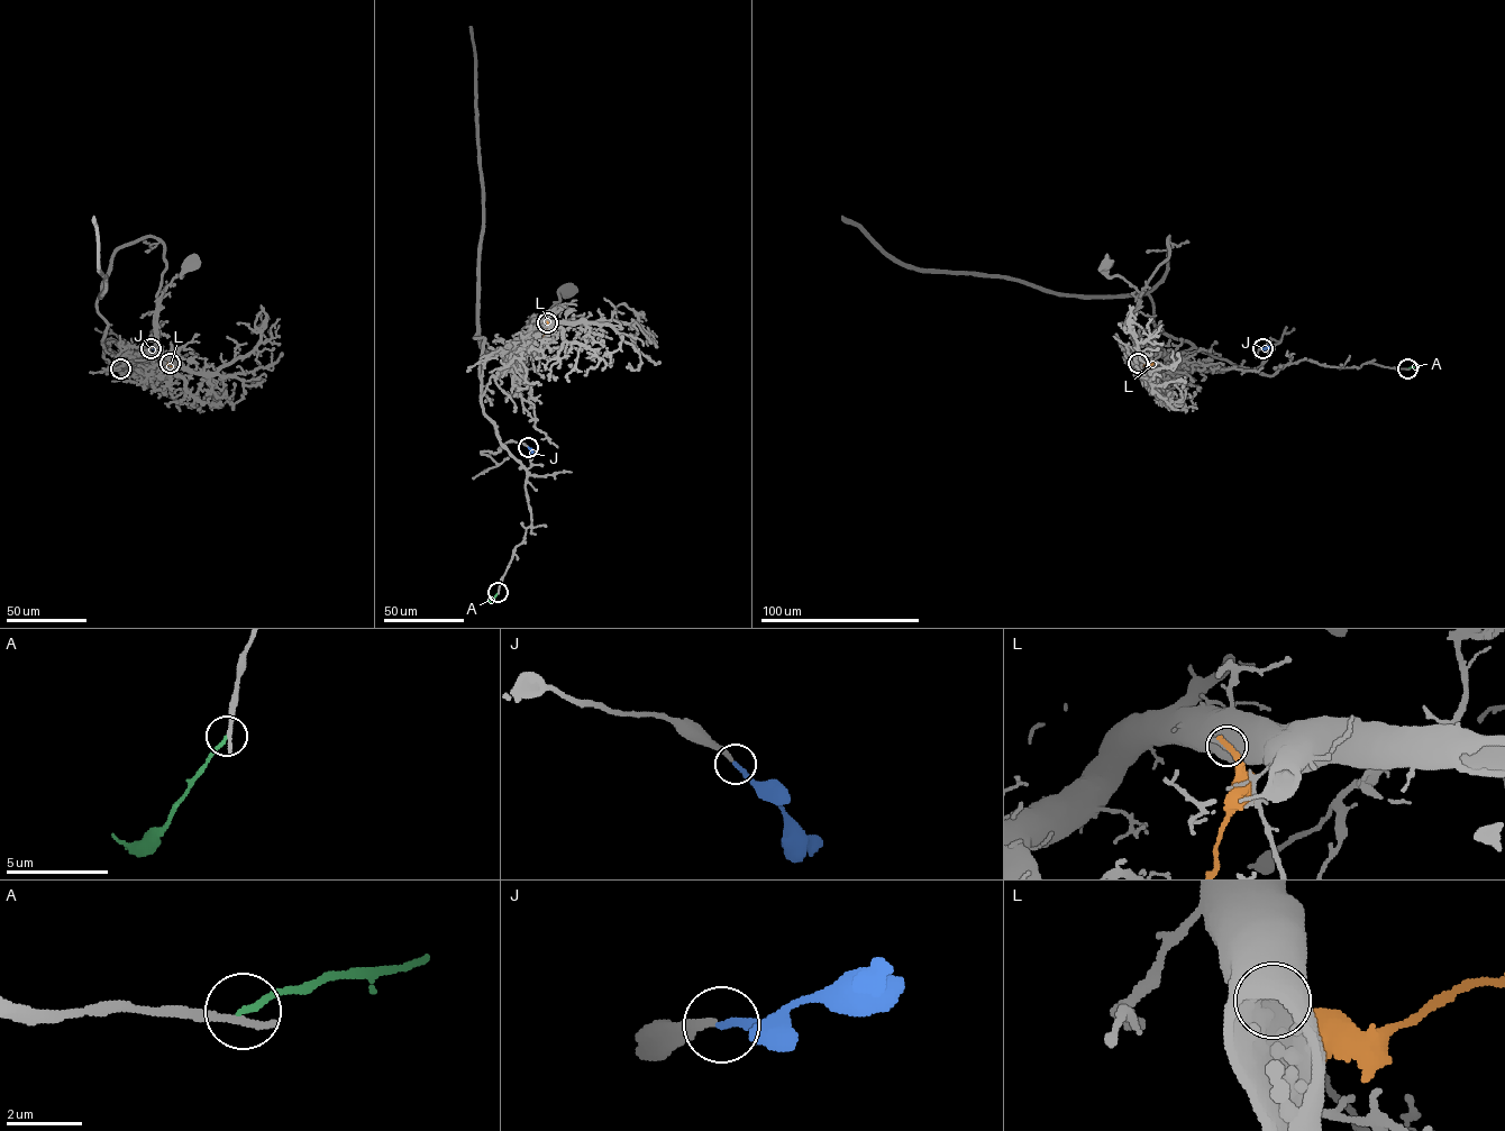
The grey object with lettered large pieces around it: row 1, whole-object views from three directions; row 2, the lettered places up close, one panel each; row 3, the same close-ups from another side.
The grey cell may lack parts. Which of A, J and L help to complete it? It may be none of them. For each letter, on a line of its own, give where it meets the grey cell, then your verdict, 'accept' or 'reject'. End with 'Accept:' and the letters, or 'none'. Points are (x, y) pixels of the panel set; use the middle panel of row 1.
A: meets grey at (498, 592); reject
J: meets grey at (528, 447); accept
L: meets grey at (547, 322); reject
Accept: J

